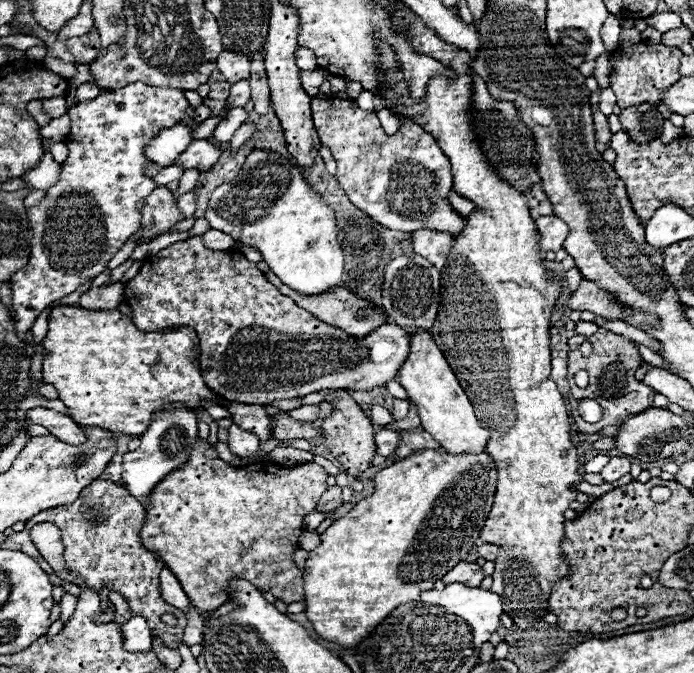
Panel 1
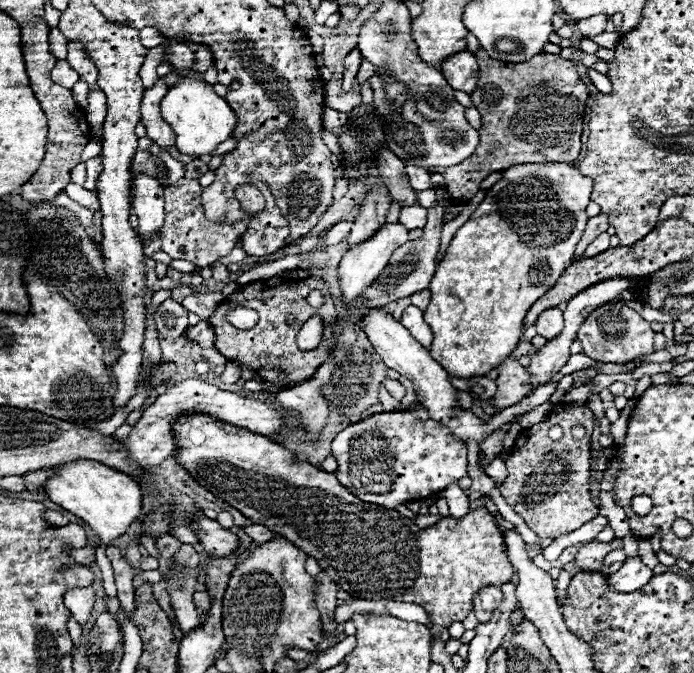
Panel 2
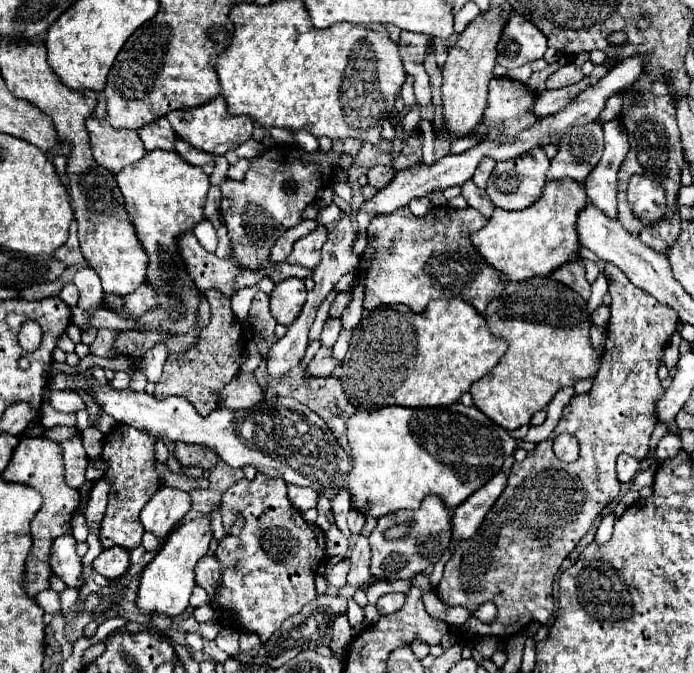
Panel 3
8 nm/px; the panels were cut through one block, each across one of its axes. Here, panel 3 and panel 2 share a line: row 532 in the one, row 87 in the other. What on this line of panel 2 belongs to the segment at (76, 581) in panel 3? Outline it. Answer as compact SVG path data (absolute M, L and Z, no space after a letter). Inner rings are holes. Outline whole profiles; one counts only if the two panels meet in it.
M58 60L56 62L56 66L54 66L54 70L50 72L50 76L52 76L52 80L56 82L56 84L60 84L60 86L64 86L64 88L72 88L76 82L78 82L78 72L74 70L74 68L70 68L70 64L68 62L62 62L62 60Z

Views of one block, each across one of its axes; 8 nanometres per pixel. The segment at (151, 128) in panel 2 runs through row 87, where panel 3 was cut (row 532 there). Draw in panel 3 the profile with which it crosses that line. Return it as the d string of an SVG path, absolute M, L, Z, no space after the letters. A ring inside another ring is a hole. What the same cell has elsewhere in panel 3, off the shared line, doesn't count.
M160 486L156 494L144 504L140 512L140 522L144 530L156 534L160 540L172 532L172 528L178 526L178 522L184 518L184 514L190 510L190 494L172 488L172 486Z

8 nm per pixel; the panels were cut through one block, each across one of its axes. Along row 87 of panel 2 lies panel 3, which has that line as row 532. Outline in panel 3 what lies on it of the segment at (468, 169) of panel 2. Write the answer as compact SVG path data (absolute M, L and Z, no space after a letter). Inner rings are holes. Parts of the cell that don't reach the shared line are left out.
M606 266L606 268L604 268L604 274L606 274L606 278L608 278L608 282L610 282L610 296L612 296L610 312L612 312L612 316L610 316L610 322L608 322L608 328L606 328L608 338L606 338L606 348L604 348L604 354L602 354L602 364L600 364L600 370L598 370L598 374L596 374L596 378L594 378L592 390L586 392L586 394L582 394L582 396L572 398L572 400L564 406L562 418L560 418L558 426L552 430L550 438L544 440L544 442L540 442L534 452L528 452L528 456L526 456L524 462L514 462L512 472L510 472L510 476L508 476L508 484L506 484L504 492L500 494L500 498L496 500L496 504L492 506L492 510L486 514L486 518L484 518L480 530L474 534L474 538L470 538L468 542L462 542L462 544L454 550L454 554L450 556L448 564L444 566L444 576L442 576L440 584L438 584L438 598L440 598L444 604L464 606L464 608L468 608L470 612L474 612L480 604L484 604L484 602L488 602L488 600L498 606L498 616L496 616L496 620L494 620L492 624L484 624L484 622L480 622L476 616L470 616L464 626L452 628L454 632L462 632L462 638L468 638L468 636L474 636L474 634L476 634L476 636L508 638L508 636L512 636L512 634L522 632L530 622L540 622L540 624L548 622L548 618L550 618L552 612L554 612L552 582L554 582L554 576L556 576L558 568L562 566L564 558L574 550L574 546L578 544L578 540L590 530L590 526L592 526L592 522L596 520L596 516L598 516L610 502L614 502L614 500L618 498L618 494L620 494L620 482L618 482L618 478L616 478L616 468L614 468L618 454L626 452L626 454L630 454L630 456L634 456L634 458L644 458L644 456L650 452L650 436L652 436L652 432L654 432L654 428L656 428L656 424L658 424L658 422L656 422L658 416L654 414L654 412L656 412L656 402L658 402L658 398L664 394L664 388L662 388L662 384L660 384L660 380L658 380L658 374L656 374L656 370L658 370L658 358L662 356L662 352L664 352L664 348L666 348L670 336L672 336L674 330L676 330L678 314L676 314L676 310L670 308L668 304L658 302L652 294L646 294L642 288L634 286L634 284L624 276L624 272L622 272L620 268L616 268L616 266ZM558 434L570 434L570 436L576 436L576 438L578 438L578 442L580 442L580 456L578 456L578 460L566 464L566 462L562 462L562 460L552 452L552 442L554 442L554 438L556 438Z

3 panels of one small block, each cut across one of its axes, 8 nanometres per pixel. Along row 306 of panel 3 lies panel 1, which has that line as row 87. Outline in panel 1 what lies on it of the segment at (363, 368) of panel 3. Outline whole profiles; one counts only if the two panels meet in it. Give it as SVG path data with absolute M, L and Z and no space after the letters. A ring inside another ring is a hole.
M396 4L396 12L392 12L392 30L404 32L412 42L416 54L432 56L434 60L442 62L444 66L456 72L456 78L450 80L442 74L436 74L426 84L426 100L412 100L410 90L404 82L404 74L398 68L398 58L394 48L384 42L378 42L380 54L380 82L382 90L376 94L376 110L390 108L400 120L412 120L414 124L422 126L428 134L436 138L444 154L452 162L452 176L454 176L454 192L472 200L476 210L466 218L466 226L454 238L454 246L448 254L448 262L440 272L440 310L436 316L430 334L434 336L436 344L444 352L450 368L460 380L460 386L468 394L470 402L474 404L476 418L482 428L490 432L486 452L494 458L498 470L498 490L494 496L492 510L488 520L480 532L480 538L488 544L500 546L498 558L494 560L496 570L492 574L494 584L492 592L504 600L504 612L514 620L518 628L532 626L540 622L548 614L548 596L552 586L568 576L568 564L562 558L560 544L564 536L564 512L576 500L578 490L572 490L576 482L582 480L578 474L578 458L576 448L570 440L570 418L564 404L562 394L556 388L556 382L550 378L551 346L550 346L550 317L552 308L560 296L562 284L556 272L544 268L544 258L538 248L540 232L530 218L528 196L520 194L512 184L504 182L494 166L490 166L482 144L476 140L474 124L470 108L474 104L474 88L472 88L472 70L466 50L460 50L452 44L440 40L440 36L426 28L426 24L404 4Z

